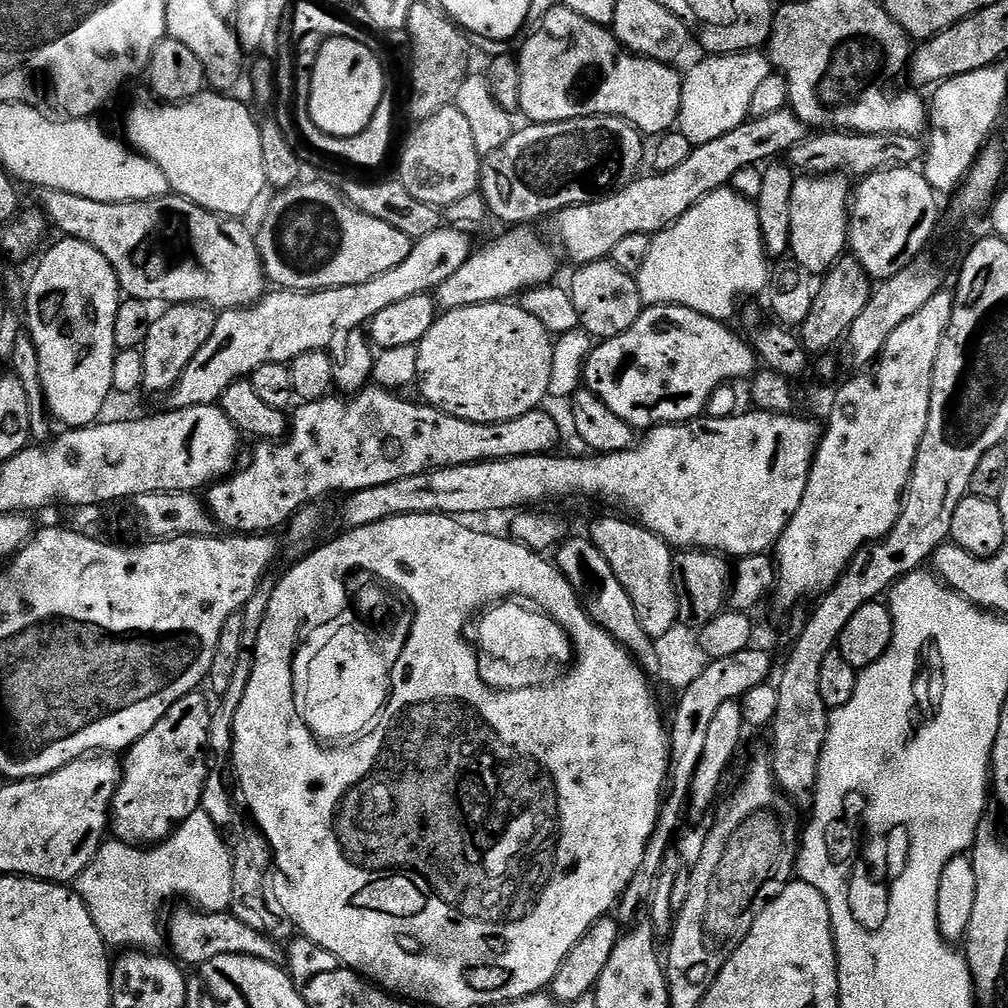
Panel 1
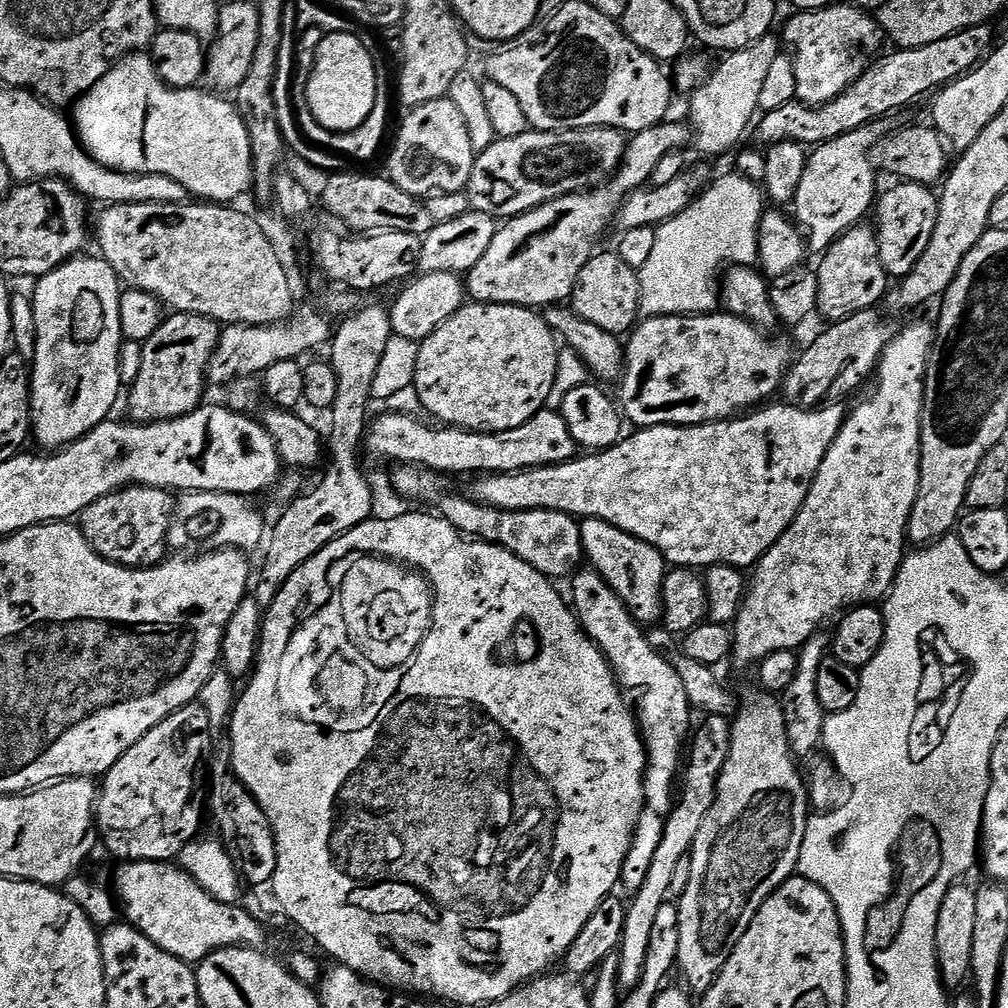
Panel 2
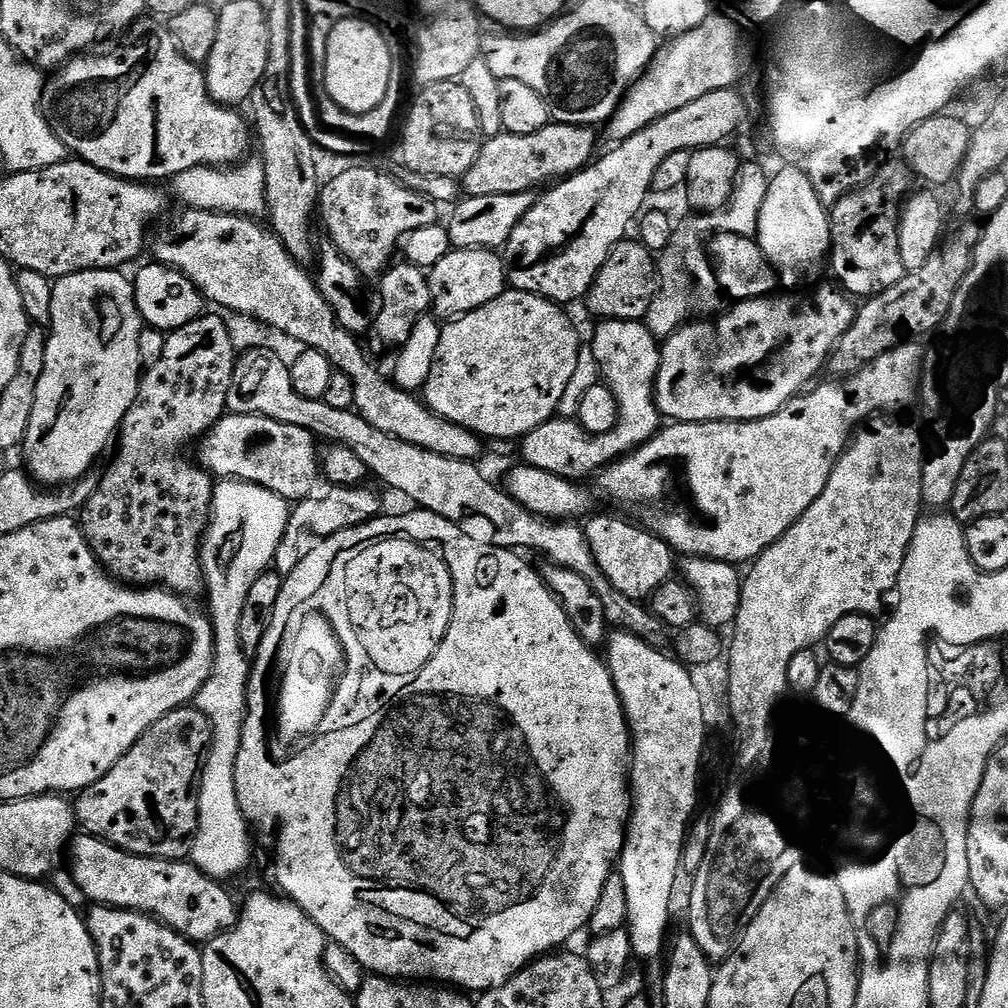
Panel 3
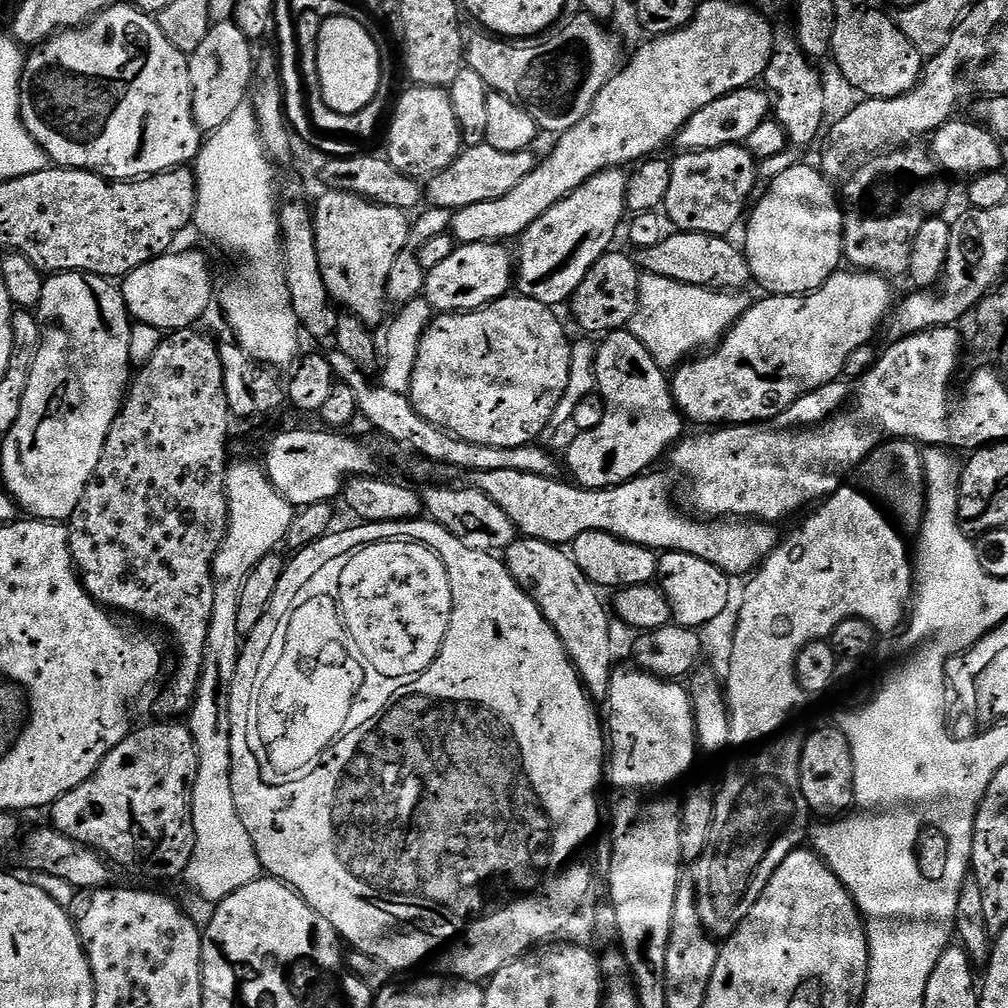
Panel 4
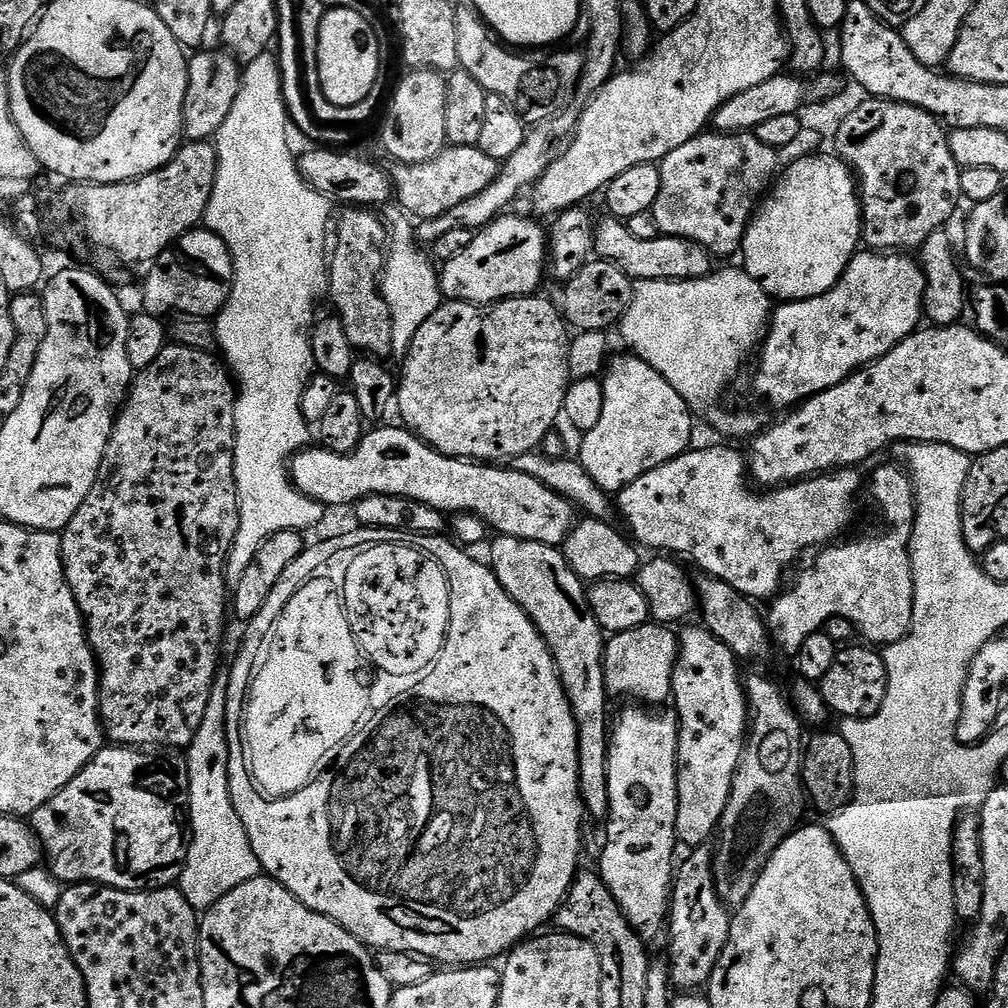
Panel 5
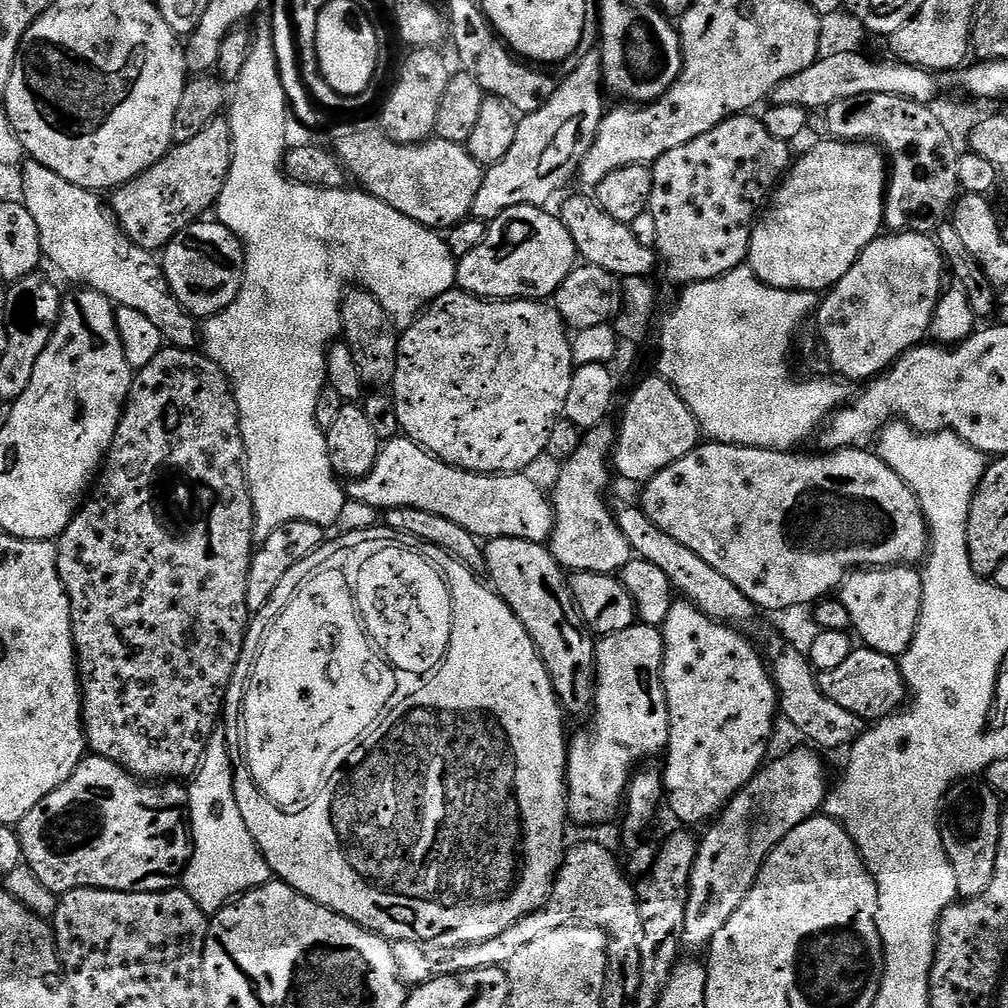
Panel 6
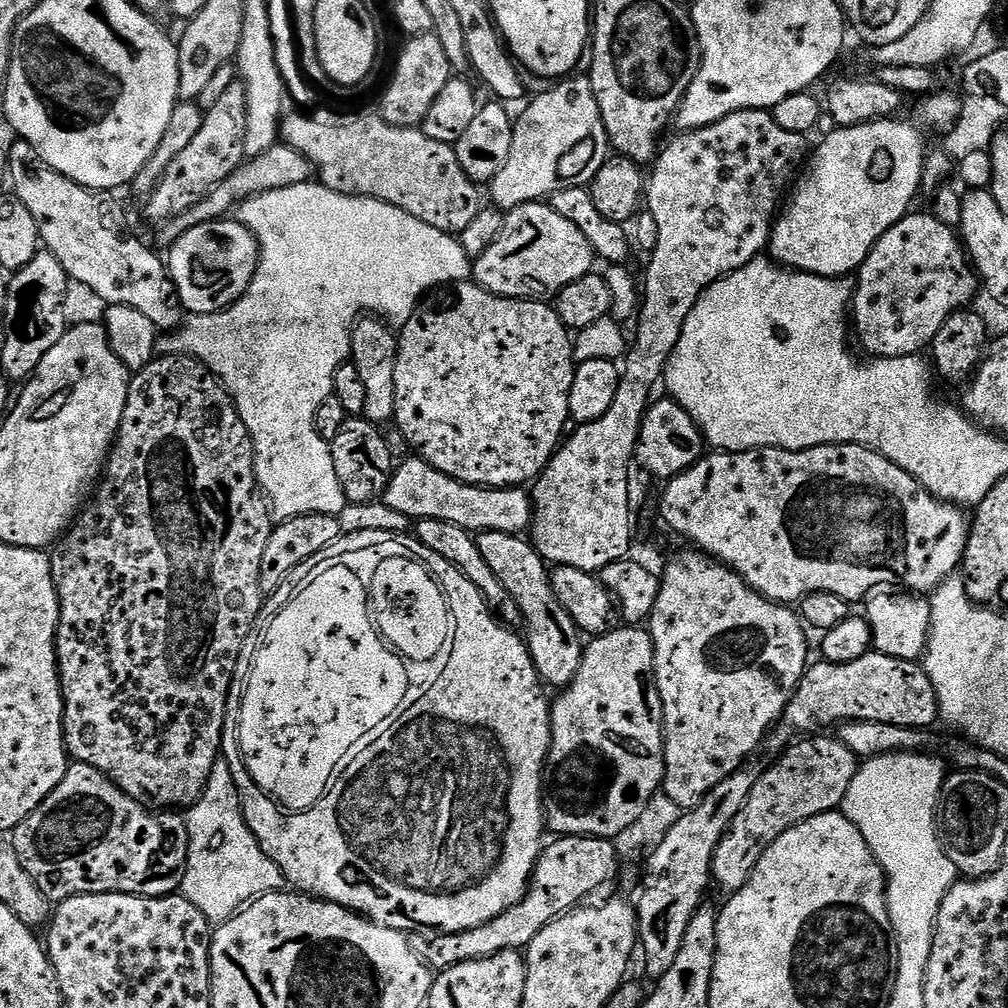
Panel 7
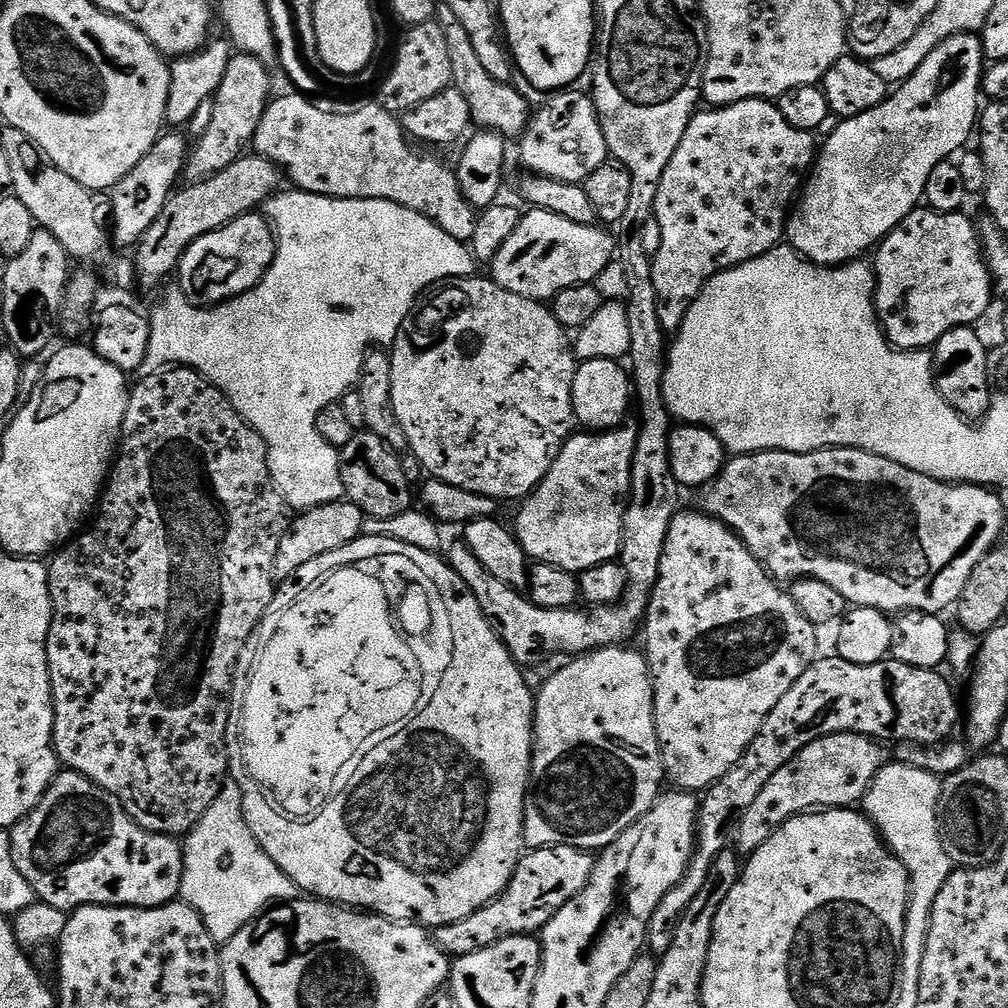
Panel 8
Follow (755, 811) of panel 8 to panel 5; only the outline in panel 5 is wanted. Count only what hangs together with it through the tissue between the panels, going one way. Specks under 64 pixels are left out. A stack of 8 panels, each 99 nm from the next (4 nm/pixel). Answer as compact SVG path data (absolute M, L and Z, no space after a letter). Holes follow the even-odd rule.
M701 846L691 849L687 853L684 865L679 865L674 876L672 895L670 897L670 919L666 924L667 935L672 935L668 940L668 956L672 974L672 987L684 994L692 994L703 989L714 974L718 958L728 941L730 934L730 912L725 905L720 903L720 896L716 893L716 873L714 871L714 852L711 847Z

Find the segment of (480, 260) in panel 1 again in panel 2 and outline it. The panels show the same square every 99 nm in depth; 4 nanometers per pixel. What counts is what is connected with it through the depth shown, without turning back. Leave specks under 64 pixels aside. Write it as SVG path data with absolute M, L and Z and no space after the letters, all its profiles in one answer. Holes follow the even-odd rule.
M672 123L656 124L650 130L635 133L627 141L620 169L611 180L600 187L587 192L571 192L568 196L546 202L534 210L523 212L522 215L513 216L507 222L501 223L496 229L496 237L490 250L482 254L482 262L478 262L478 266L474 266L467 273L466 284L470 289L471 299L489 304L518 304L521 308L533 310L560 306L571 301L572 291L576 289L580 275L601 247L600 239L603 238L604 231L619 217L625 200L651 181L654 168L662 162L662 158L666 158L671 152L687 149L687 144L689 147L693 143L694 132L687 123Z

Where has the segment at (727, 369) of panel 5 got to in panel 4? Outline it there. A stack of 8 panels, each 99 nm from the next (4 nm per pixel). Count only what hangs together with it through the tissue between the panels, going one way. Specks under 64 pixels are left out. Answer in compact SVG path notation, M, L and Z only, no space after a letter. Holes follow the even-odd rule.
M644 274L640 277L639 308L634 310L630 330L634 338L650 350L650 358L654 358L660 368L672 370L693 354L703 353L724 339L728 330L750 307L749 301L744 301L740 296L743 295L728 290L699 288L682 282L670 283L661 276Z

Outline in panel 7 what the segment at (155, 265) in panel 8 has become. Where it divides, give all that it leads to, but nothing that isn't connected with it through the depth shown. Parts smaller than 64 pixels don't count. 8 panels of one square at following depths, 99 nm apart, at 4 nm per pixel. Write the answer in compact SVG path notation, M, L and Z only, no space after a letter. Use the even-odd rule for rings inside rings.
M277 142L270 146L270 150L245 159L244 163L238 166L238 170L234 170L234 174L230 174L226 182L218 182L218 186L214 186L214 190L210 190L210 194L206 194L206 198L202 198L198 206L190 206L186 214L178 214L172 220L165 220L159 225L157 232L160 233L157 234L156 240L161 244L161 249L167 250L175 240L182 238L182 234L186 234L186 230L211 220L225 219L229 214L235 213L242 202L258 194L266 194L270 190L286 190L290 186L302 186L309 183L313 176L313 166L306 157L298 154L298 150L294 150L289 144Z

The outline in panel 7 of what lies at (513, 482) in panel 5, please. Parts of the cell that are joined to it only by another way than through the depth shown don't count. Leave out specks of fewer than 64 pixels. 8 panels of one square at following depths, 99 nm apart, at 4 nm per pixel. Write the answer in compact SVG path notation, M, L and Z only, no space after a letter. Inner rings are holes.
M419 458L405 459L393 471L382 502L416 520L438 518L442 522L454 522L454 526L462 526L473 534L501 532L515 536L527 533L532 522L532 497L523 487L478 488L442 474Z

